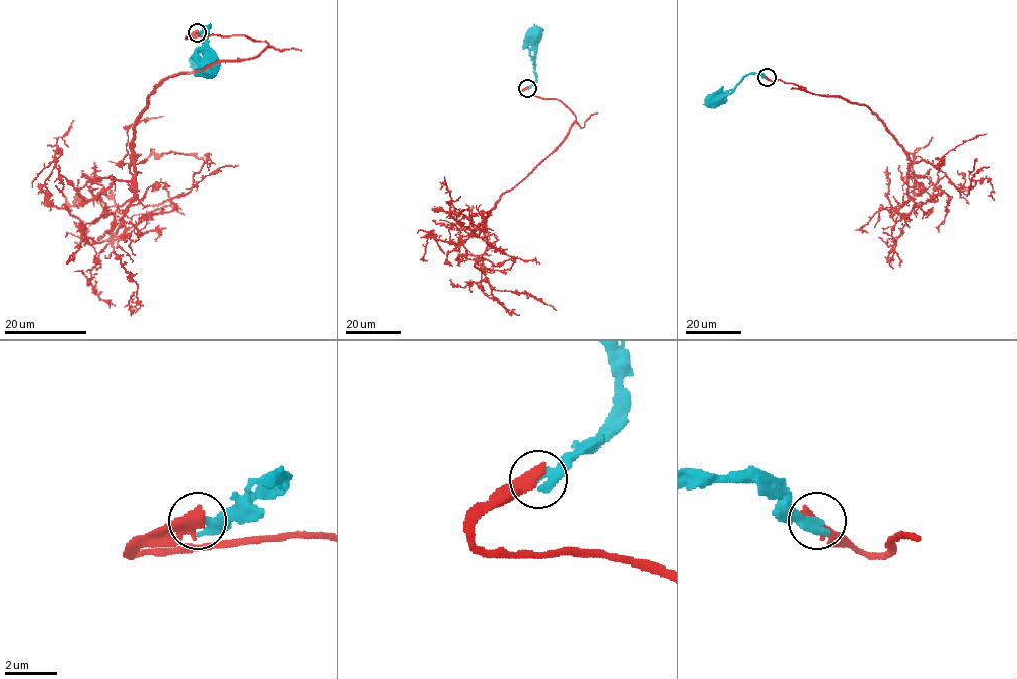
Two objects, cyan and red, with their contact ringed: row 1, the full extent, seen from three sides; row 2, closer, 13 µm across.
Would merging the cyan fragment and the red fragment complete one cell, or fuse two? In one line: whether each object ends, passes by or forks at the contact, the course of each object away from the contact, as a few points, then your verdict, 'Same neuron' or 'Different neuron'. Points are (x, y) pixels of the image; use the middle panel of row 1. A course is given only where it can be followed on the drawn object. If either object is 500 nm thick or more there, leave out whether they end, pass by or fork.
At the ring cyan ends. At the ring red ends. Course of cyan: (527, 88), (535, 81), (535, 32), (533, 34). Course of red: (527, 87), (521, 95), (558, 99), (576, 120), (486, 217), (478, 236), (512, 267), (476, 267), (484, 260). Different neuron

